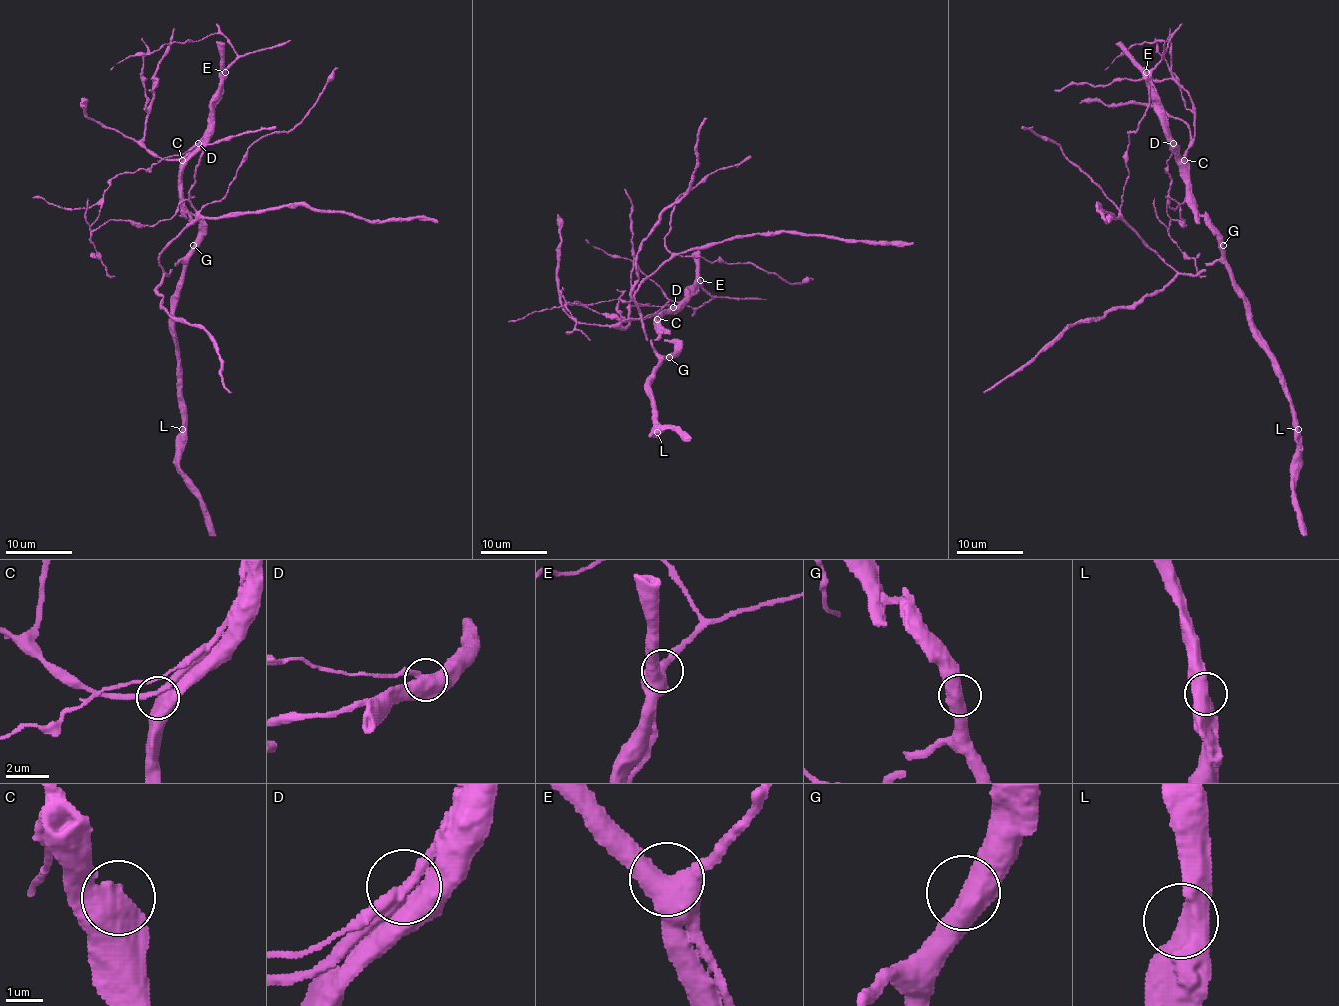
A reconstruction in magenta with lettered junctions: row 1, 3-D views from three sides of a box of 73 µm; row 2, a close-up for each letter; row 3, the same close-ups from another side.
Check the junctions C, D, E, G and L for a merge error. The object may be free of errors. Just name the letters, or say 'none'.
D

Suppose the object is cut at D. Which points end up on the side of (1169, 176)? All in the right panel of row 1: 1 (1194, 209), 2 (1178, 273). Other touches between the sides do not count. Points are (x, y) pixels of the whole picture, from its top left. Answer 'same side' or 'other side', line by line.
1: other side
2: other side

